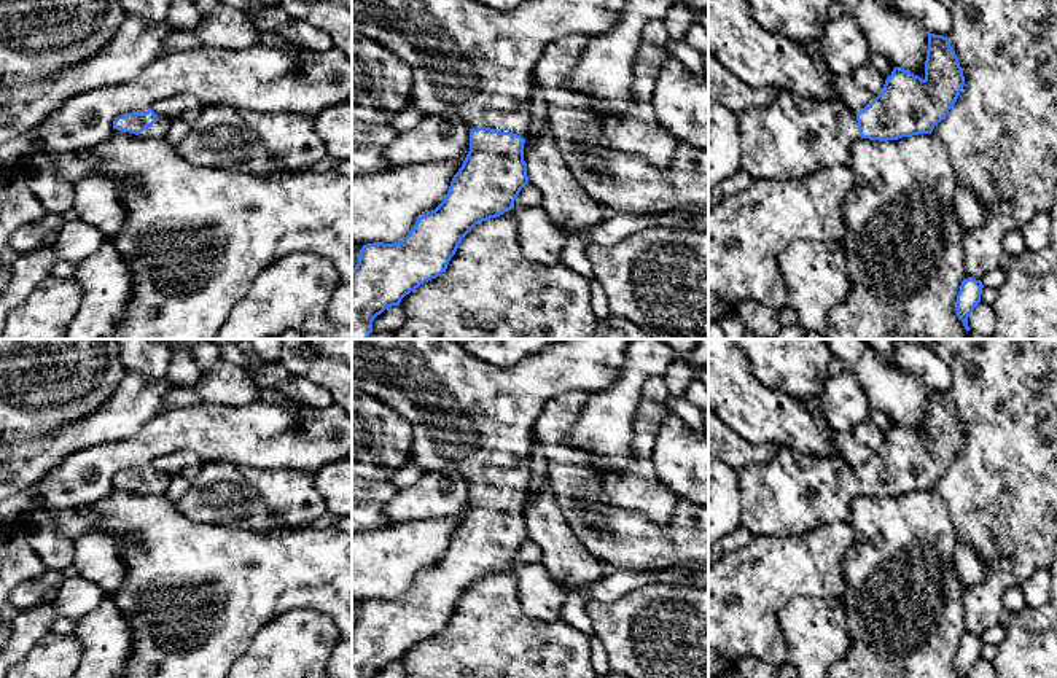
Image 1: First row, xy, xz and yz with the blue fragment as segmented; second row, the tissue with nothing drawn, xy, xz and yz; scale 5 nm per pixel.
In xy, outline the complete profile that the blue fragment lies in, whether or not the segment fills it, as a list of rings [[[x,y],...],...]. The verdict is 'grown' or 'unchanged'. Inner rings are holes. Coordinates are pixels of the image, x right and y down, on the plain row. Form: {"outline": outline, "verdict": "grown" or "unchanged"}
{"outline": [[[153,466],[143,470],[127,470],[113,477],[113,490],[124,489],[143,495],[164,495],[170,476],[158,473]]], "verdict": "grown"}

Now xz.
{"outline": [[[352,339],[352,387],[377,398],[412,427],[411,462],[422,471],[458,473],[470,489],[470,508],[454,532],[444,557],[423,570],[396,600],[374,598],[360,606],[352,625],[352,678],[374,678],[385,665],[441,632],[462,595],[479,579],[514,565],[514,557],[528,540],[524,500],[530,482],[530,447],[535,422],[544,404],[570,392],[610,387],[624,366],[624,353],[632,339],[562,339],[513,368],[497,368],[478,360],[452,339]]], "verdict": "grown"}

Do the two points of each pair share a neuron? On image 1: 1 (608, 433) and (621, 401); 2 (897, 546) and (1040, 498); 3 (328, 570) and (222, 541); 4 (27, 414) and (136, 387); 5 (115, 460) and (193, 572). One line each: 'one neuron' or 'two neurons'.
1: one neuron
2: two neurons
3: one neuron
4: two neurons
5: two neurons

